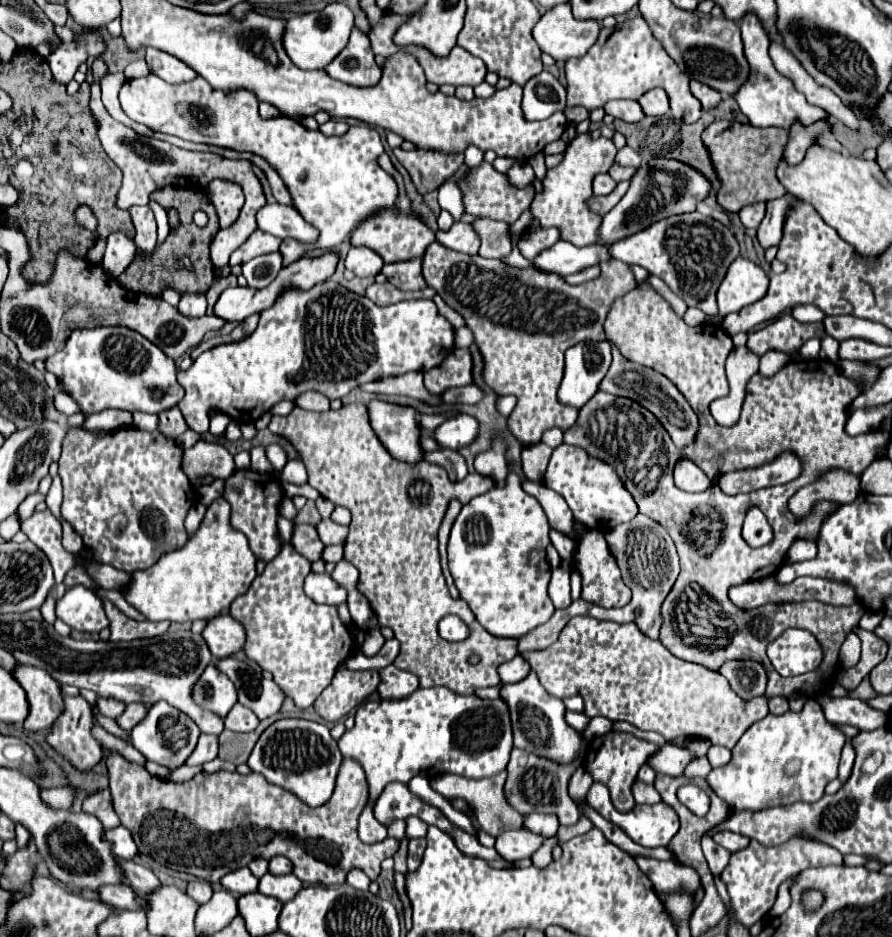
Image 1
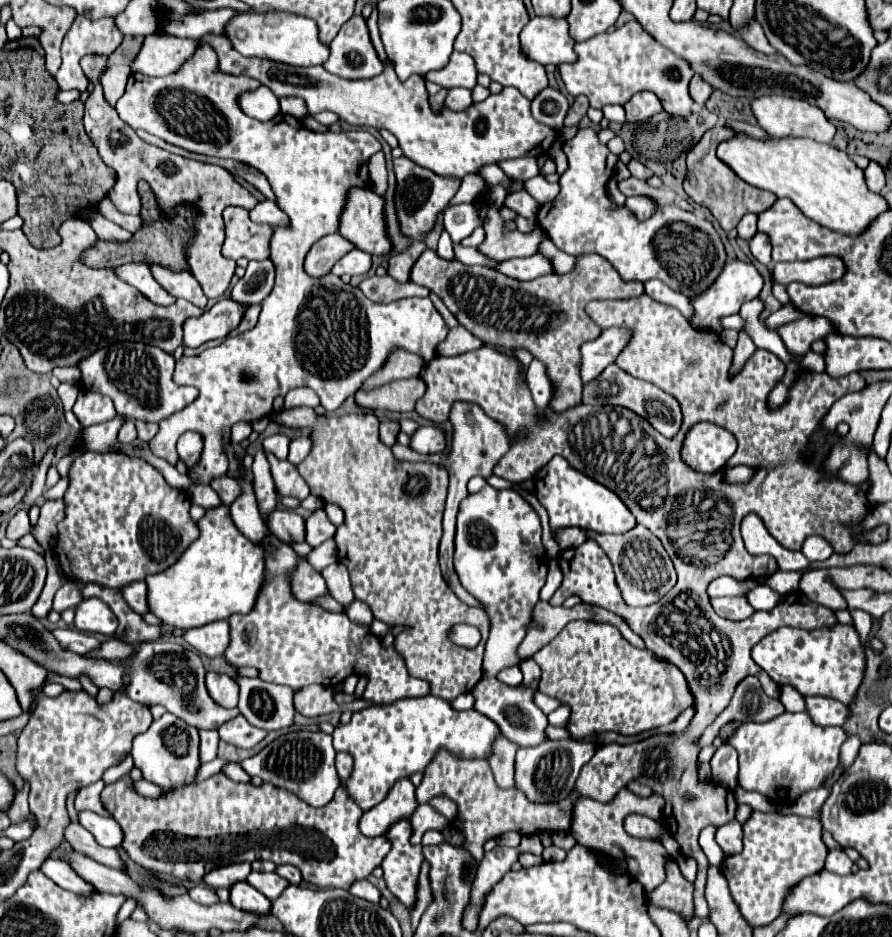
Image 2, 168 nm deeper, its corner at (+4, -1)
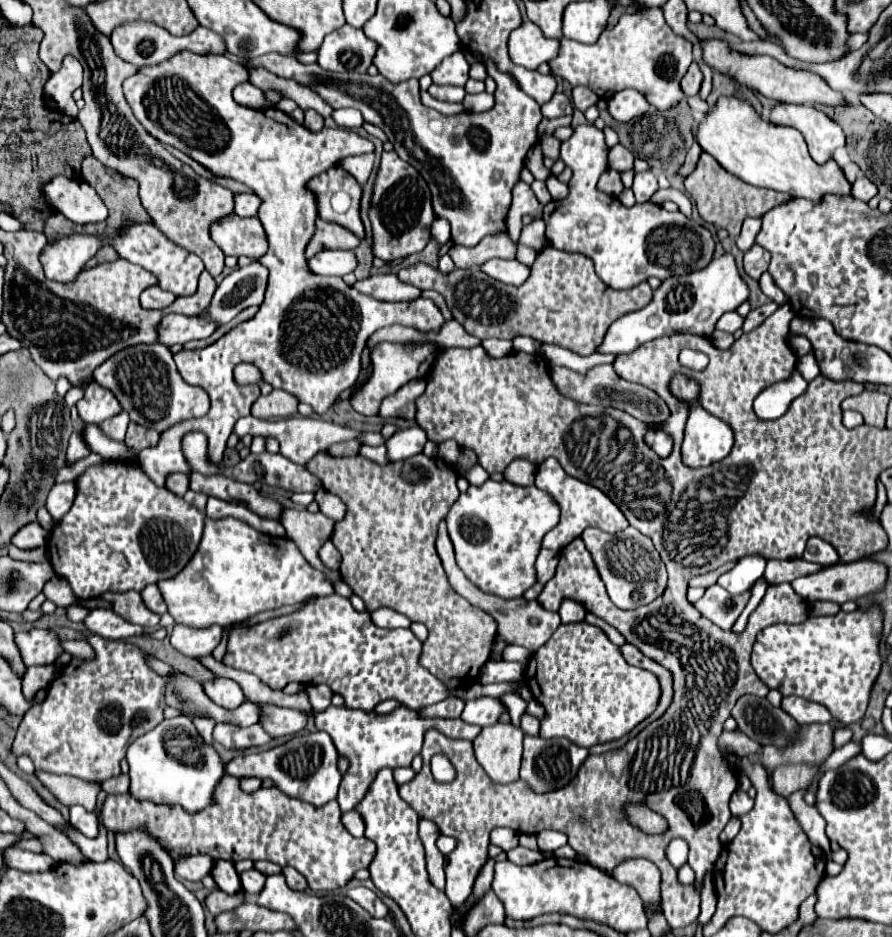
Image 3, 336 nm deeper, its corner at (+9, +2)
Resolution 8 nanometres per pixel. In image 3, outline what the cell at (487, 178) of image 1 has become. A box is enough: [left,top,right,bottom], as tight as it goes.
[518,217,544,249]

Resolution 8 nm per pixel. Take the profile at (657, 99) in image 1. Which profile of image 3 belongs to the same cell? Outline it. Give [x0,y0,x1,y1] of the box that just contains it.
[608,89,648,121]

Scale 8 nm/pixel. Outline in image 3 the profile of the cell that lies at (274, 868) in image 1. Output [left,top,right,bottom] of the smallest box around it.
[282,867,308,891]

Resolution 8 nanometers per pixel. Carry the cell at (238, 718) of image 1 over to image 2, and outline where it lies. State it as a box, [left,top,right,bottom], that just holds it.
[219,716,267,748]

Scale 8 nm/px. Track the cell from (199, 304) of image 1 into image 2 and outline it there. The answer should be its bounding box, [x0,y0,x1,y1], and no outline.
[149,264,207,308]

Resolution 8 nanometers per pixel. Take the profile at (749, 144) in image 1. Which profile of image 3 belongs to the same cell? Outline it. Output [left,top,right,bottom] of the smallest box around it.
[684,151,790,239]

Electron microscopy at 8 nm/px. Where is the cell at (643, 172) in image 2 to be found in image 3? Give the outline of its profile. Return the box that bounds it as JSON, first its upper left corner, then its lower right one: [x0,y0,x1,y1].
[632,169,658,203]

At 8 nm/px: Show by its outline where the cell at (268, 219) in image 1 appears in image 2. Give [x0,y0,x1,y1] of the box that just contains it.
[249,200,287,226]

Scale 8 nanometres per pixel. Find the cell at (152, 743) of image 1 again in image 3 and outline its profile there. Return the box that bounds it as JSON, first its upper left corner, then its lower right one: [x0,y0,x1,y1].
[126,715,224,813]

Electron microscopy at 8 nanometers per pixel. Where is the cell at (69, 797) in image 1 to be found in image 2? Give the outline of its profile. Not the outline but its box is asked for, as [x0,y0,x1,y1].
[3,822,33,842]

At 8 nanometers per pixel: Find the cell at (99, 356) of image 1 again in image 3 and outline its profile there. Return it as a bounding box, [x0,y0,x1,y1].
[92,343,210,433]

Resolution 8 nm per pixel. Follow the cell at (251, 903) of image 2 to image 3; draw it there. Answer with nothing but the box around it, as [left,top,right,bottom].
[212,861,242,895]

